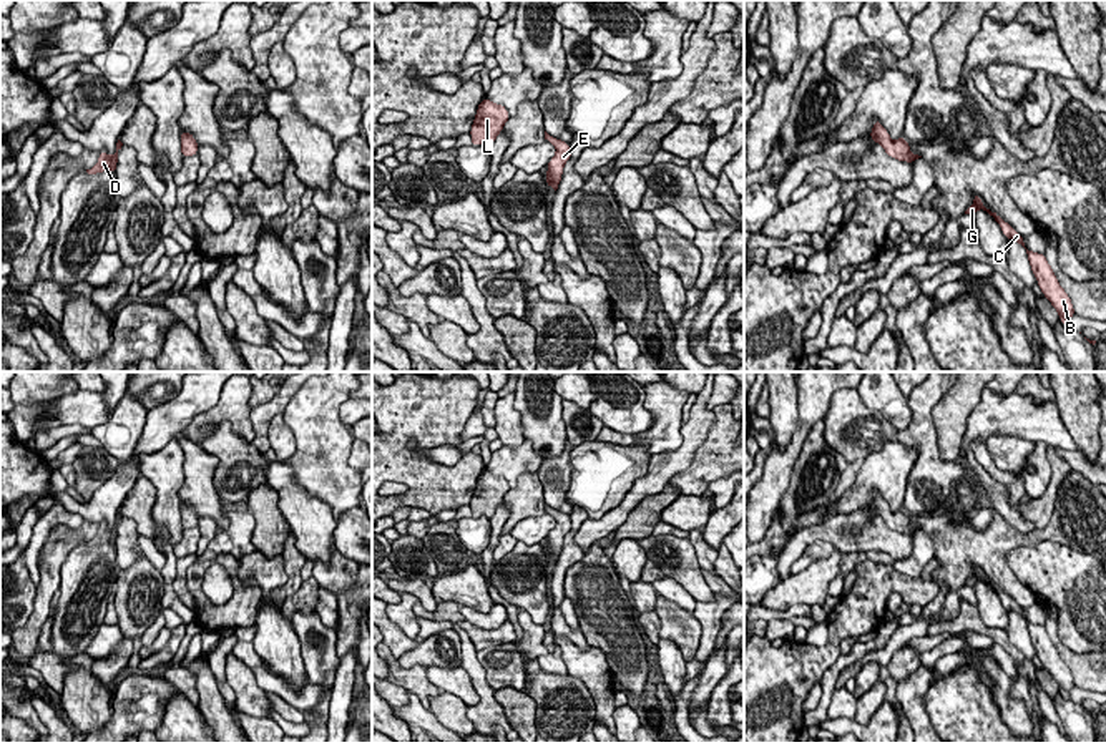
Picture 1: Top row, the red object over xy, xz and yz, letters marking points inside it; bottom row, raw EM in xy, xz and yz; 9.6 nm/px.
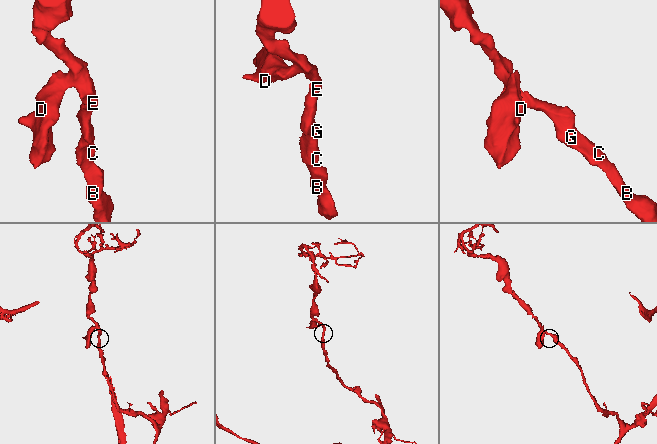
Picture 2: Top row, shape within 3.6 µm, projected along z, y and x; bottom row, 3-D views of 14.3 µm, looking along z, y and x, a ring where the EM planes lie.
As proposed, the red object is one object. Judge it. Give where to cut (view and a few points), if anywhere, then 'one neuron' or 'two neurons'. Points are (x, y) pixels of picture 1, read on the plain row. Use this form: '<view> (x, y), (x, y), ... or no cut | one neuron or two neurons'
no cut | one neuron

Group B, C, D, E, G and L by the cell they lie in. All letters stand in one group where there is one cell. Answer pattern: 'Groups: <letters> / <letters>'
Groups: B C D E G L

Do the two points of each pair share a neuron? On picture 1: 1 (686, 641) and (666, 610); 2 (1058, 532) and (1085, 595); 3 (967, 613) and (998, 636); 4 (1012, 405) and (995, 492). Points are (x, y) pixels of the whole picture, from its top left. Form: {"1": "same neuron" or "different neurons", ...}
{"1": "same neuron", "2": "different neurons", "3": "same neuron", "4": "same neuron"}

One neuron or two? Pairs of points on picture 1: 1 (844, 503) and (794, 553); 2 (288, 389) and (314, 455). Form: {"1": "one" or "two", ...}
{"1": "two", "2": "two"}

